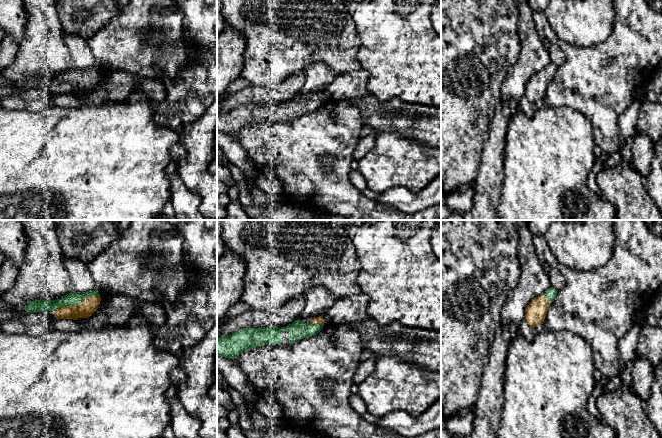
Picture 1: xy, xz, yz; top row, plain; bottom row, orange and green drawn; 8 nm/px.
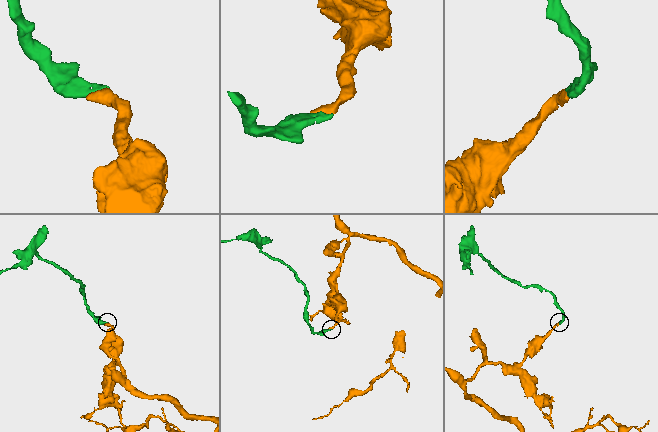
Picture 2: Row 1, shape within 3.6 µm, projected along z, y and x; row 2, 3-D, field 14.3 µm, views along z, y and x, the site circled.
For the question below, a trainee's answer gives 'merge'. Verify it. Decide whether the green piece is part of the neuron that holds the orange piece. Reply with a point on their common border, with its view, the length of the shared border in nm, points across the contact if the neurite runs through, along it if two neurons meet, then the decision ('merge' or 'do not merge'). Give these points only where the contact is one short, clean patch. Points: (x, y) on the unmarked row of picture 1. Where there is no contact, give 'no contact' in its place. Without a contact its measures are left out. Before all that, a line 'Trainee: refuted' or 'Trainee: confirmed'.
Trainee: confirmed
meets orange in xy at (78, 80); contact 380 nm long; runs through xy (90, 80), (78, 80), (73, 74); merge

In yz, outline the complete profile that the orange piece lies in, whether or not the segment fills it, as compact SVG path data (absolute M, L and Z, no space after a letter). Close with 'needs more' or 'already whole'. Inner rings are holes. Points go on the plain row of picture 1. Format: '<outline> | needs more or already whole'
M552 63L544 70L534 74L525 85L525 96L533 105L544 99L547 87L557 72L557 67Z | needs more

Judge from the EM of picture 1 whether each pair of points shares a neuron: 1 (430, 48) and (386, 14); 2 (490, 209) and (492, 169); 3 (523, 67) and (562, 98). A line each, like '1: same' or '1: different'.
1: same
2: same
3: different

